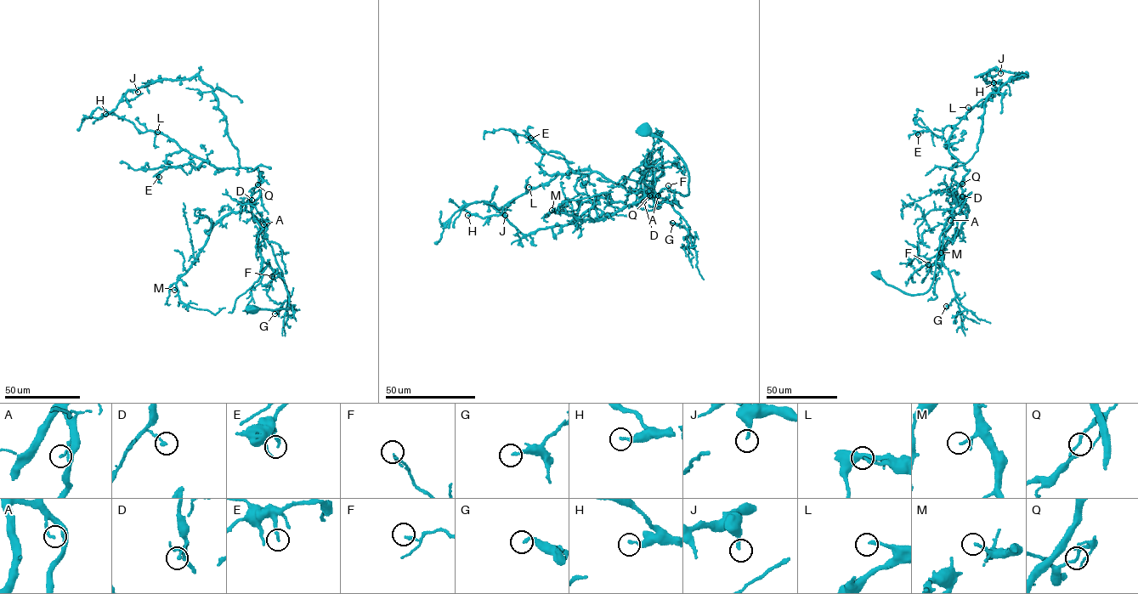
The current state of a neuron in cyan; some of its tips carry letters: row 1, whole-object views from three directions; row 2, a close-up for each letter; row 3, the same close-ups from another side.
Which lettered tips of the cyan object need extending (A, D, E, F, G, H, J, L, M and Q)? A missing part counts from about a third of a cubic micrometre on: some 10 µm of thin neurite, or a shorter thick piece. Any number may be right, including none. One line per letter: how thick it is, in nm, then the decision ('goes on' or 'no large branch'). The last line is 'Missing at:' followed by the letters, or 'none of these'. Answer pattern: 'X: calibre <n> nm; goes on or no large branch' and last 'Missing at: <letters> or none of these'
A: calibre 150 nm; no large branch
D: calibre 190 nm; no large branch
E: calibre 170 nm; no large branch
F: calibre 140 nm; no large branch
G: calibre 190 nm; no large branch
H: calibre 260 nm; no large branch
J: calibre 180 nm; no large branch
L: calibre 200 nm; no large branch
M: calibre 180 nm; no large branch
Q: calibre 170 nm; no large branch
Missing at: none of these

